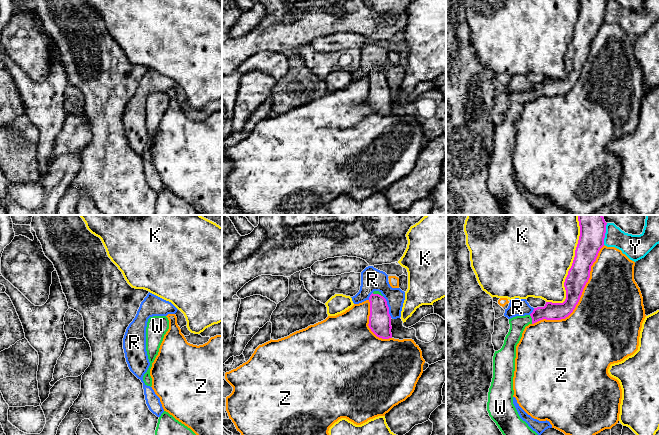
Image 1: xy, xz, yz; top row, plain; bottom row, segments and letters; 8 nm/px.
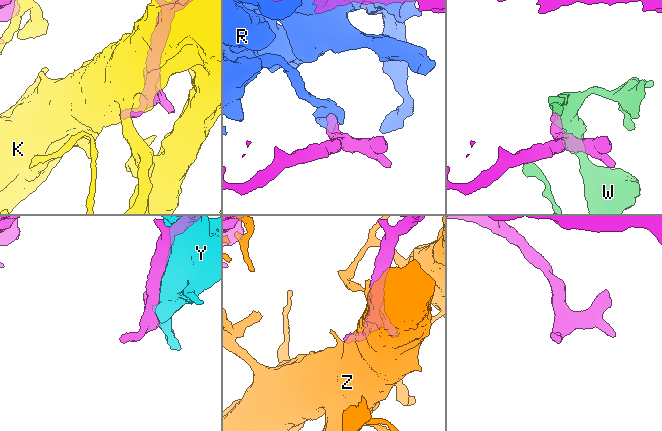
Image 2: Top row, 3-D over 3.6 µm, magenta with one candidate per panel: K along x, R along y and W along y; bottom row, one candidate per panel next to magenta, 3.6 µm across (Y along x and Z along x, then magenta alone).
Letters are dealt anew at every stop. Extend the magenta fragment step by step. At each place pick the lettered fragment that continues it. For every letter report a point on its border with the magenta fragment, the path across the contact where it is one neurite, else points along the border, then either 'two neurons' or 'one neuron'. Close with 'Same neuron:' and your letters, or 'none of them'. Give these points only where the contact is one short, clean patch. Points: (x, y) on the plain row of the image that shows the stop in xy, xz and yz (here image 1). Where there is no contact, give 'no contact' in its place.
K: contact yz (568, 47); two neurons
R: contact xz (388, 83); two neurons
W: contact yz (532, 95); way yz (551, 87), (539, 89), (532, 95), (527, 95), (517, 100); one neuron
Y: contact yz (604, 10); two neurons
Z: contact yz (579, 74); two neurons
Same neuron: W

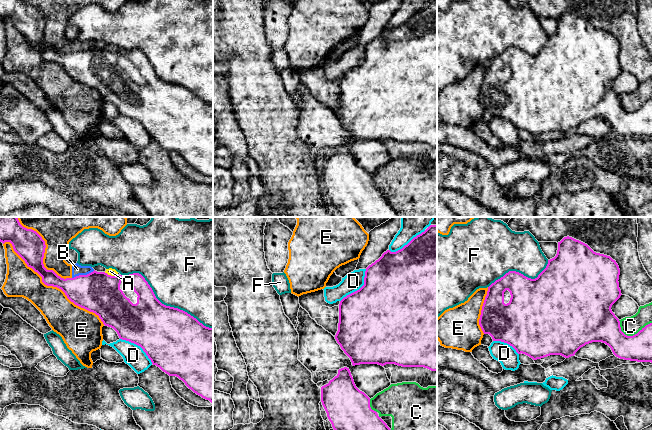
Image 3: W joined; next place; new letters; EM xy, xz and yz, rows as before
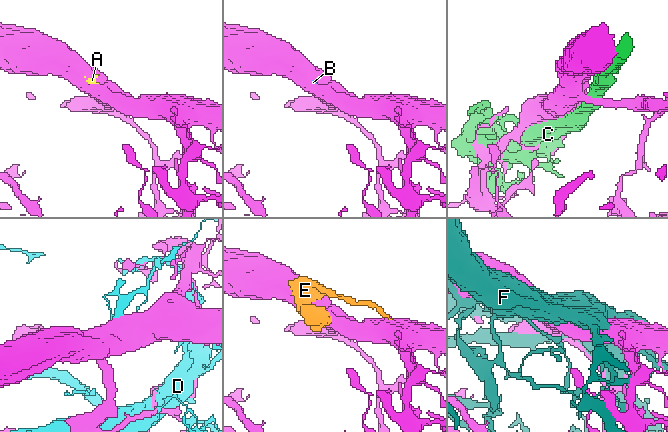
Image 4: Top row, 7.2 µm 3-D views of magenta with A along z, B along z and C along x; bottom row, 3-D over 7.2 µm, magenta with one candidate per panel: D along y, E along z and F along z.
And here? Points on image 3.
A: contact xy (110, 51); two neurons
B: contact xy (83, 51); border xy (94, 46), (72, 54); two neurons
C: contact yz (631, 112); two neurons
D: contact xz (360, 64); two neurons
E: contact xy (51, 61); two neurons
F: contact xy (163, 80); two neurons
Same neuron: none of them

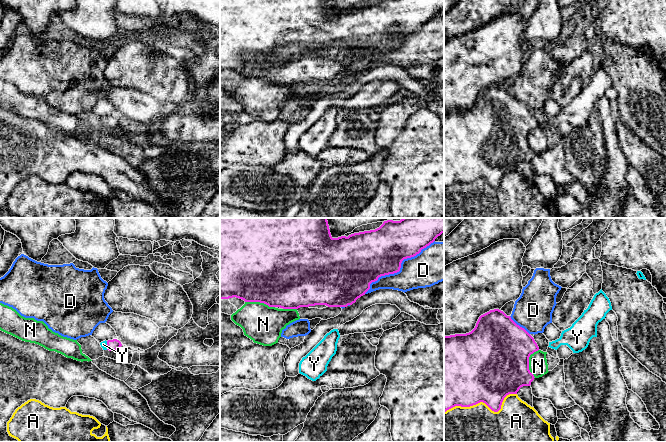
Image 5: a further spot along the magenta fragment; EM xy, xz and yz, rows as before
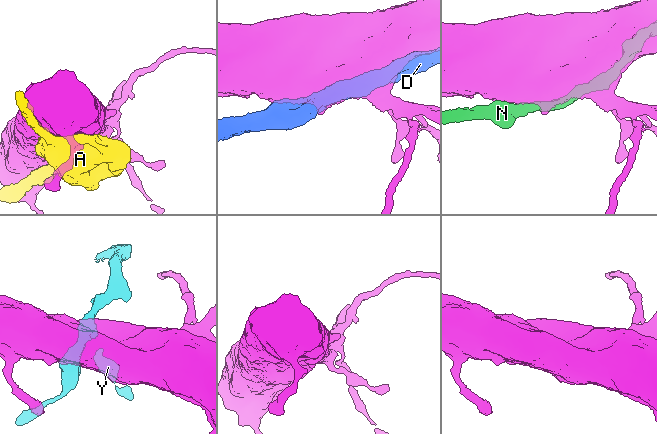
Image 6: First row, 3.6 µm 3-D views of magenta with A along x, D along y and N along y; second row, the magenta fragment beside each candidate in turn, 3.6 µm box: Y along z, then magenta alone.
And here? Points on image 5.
A: contact yz (483, 178); two neurons
D: contact xz (399, 45); two neurons
N: contact yz (528, 138); two neurons
Y: contact xy (106, 121); way xy (112, 121), (106, 121), (103, 120); one neuron
Same neuron: Y

